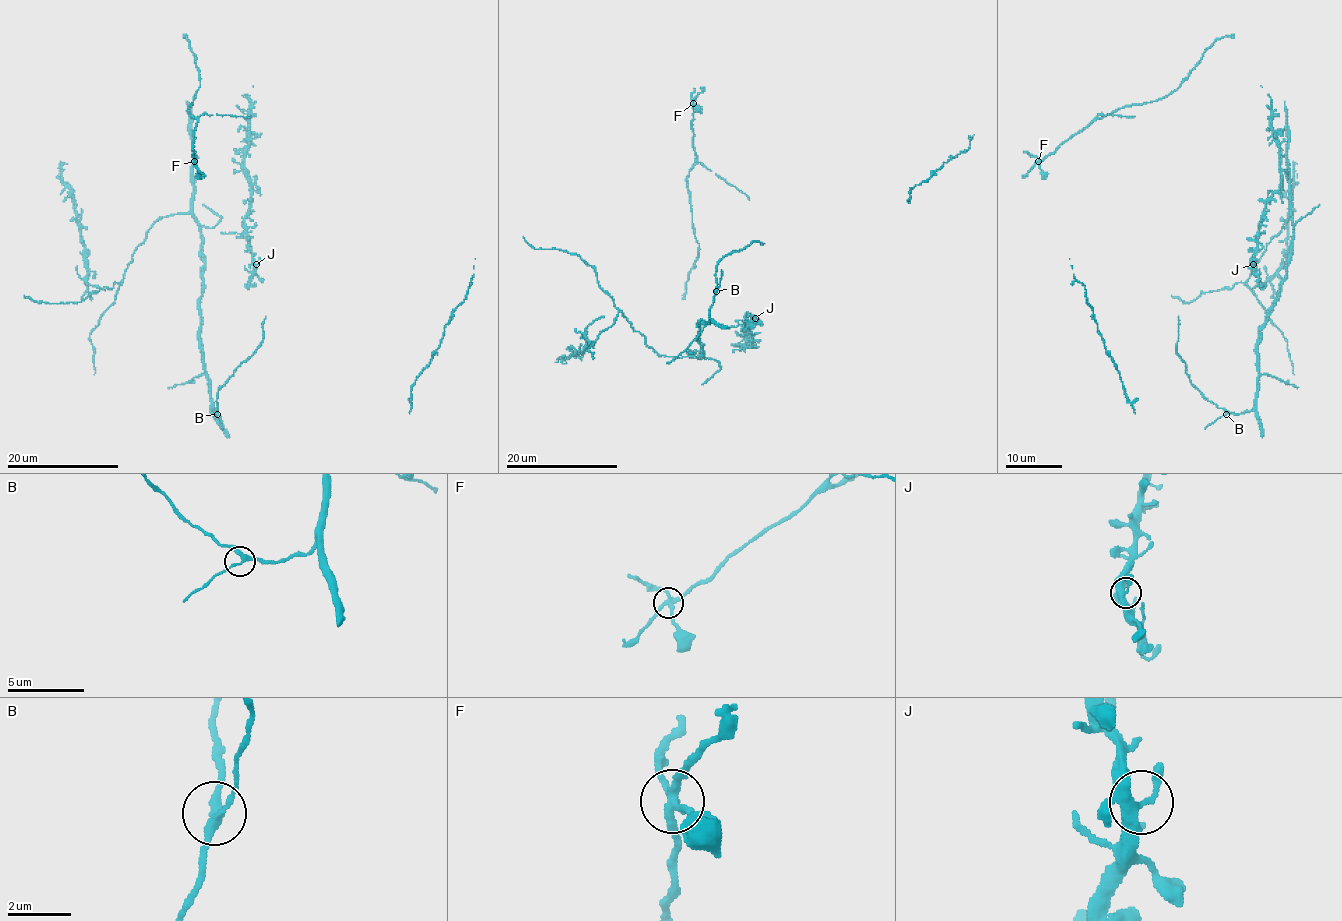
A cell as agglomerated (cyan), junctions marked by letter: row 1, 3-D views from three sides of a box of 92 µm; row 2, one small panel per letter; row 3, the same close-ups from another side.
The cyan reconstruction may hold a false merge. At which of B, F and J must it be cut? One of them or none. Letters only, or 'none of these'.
F

